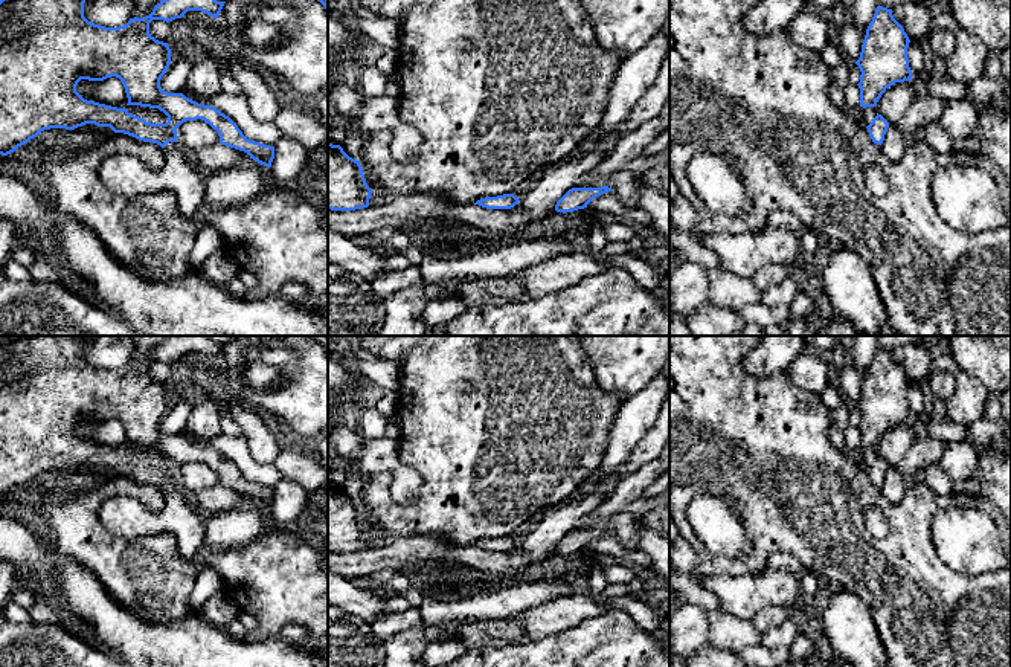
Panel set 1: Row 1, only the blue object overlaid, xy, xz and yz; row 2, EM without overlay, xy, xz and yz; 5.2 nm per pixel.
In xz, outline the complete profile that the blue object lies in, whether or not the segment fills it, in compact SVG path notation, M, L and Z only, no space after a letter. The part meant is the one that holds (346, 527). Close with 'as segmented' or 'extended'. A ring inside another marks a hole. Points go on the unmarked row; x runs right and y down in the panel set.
M328 485L328 551L367 549L371 536L360 502L349 499L340 487Z | as segmented

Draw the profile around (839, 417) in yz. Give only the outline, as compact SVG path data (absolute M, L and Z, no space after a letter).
M840 404L839 408L830 412L831 426L836 426L845 430L849 426L849 409L846 404Z

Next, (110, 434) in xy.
M116 418L104 423L81 421L76 427L76 433L87 443L124 450L128 446L125 429Z

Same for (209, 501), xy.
M217 485L203 491L188 495L195 510L203 516L212 516L218 511L233 508L250 498L244 493Z

